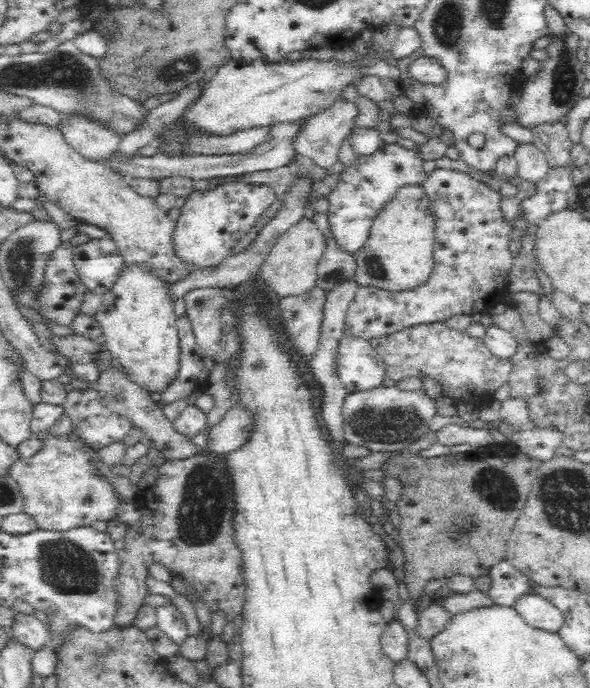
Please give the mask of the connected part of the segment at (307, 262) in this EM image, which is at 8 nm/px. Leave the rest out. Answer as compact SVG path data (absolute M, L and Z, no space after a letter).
M305 216L276 240L269 255L259 268L259 278L278 297L296 296L317 285L317 262L324 254L327 242L318 225Z

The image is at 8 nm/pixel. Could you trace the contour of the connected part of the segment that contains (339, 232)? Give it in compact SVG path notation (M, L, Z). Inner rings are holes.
M382 142L373 155L356 156L339 176L335 189L325 196L329 200L329 228L337 243L350 253L356 252L366 242L374 216L394 192L406 184L422 185L426 176L419 151L406 149L398 143Z

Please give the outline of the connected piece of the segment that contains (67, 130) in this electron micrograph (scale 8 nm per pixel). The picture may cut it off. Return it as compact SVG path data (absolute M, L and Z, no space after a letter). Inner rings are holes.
M65 117L58 127L65 141L80 156L94 163L108 162L116 154L122 137L86 117Z

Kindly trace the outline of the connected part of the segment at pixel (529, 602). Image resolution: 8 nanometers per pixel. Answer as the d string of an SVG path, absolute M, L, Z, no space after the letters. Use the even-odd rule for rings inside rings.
M529 592L516 599L513 607L526 624L548 632L557 632L564 624L564 615L554 604L539 594Z

